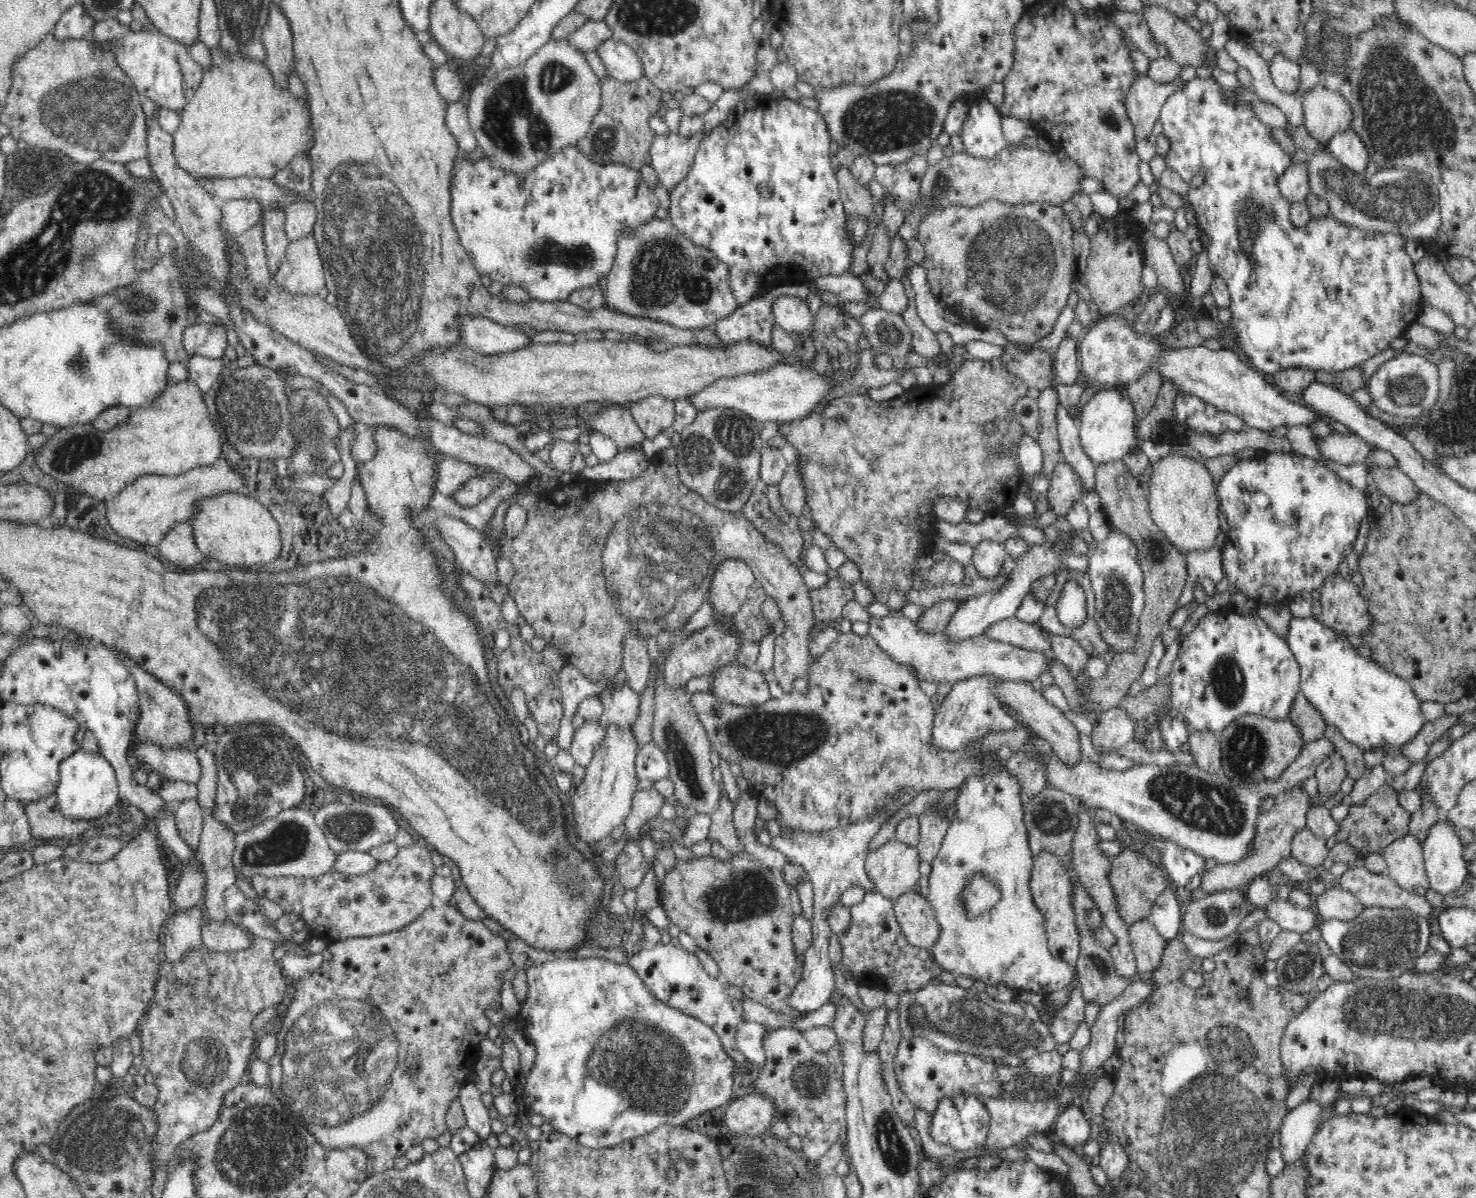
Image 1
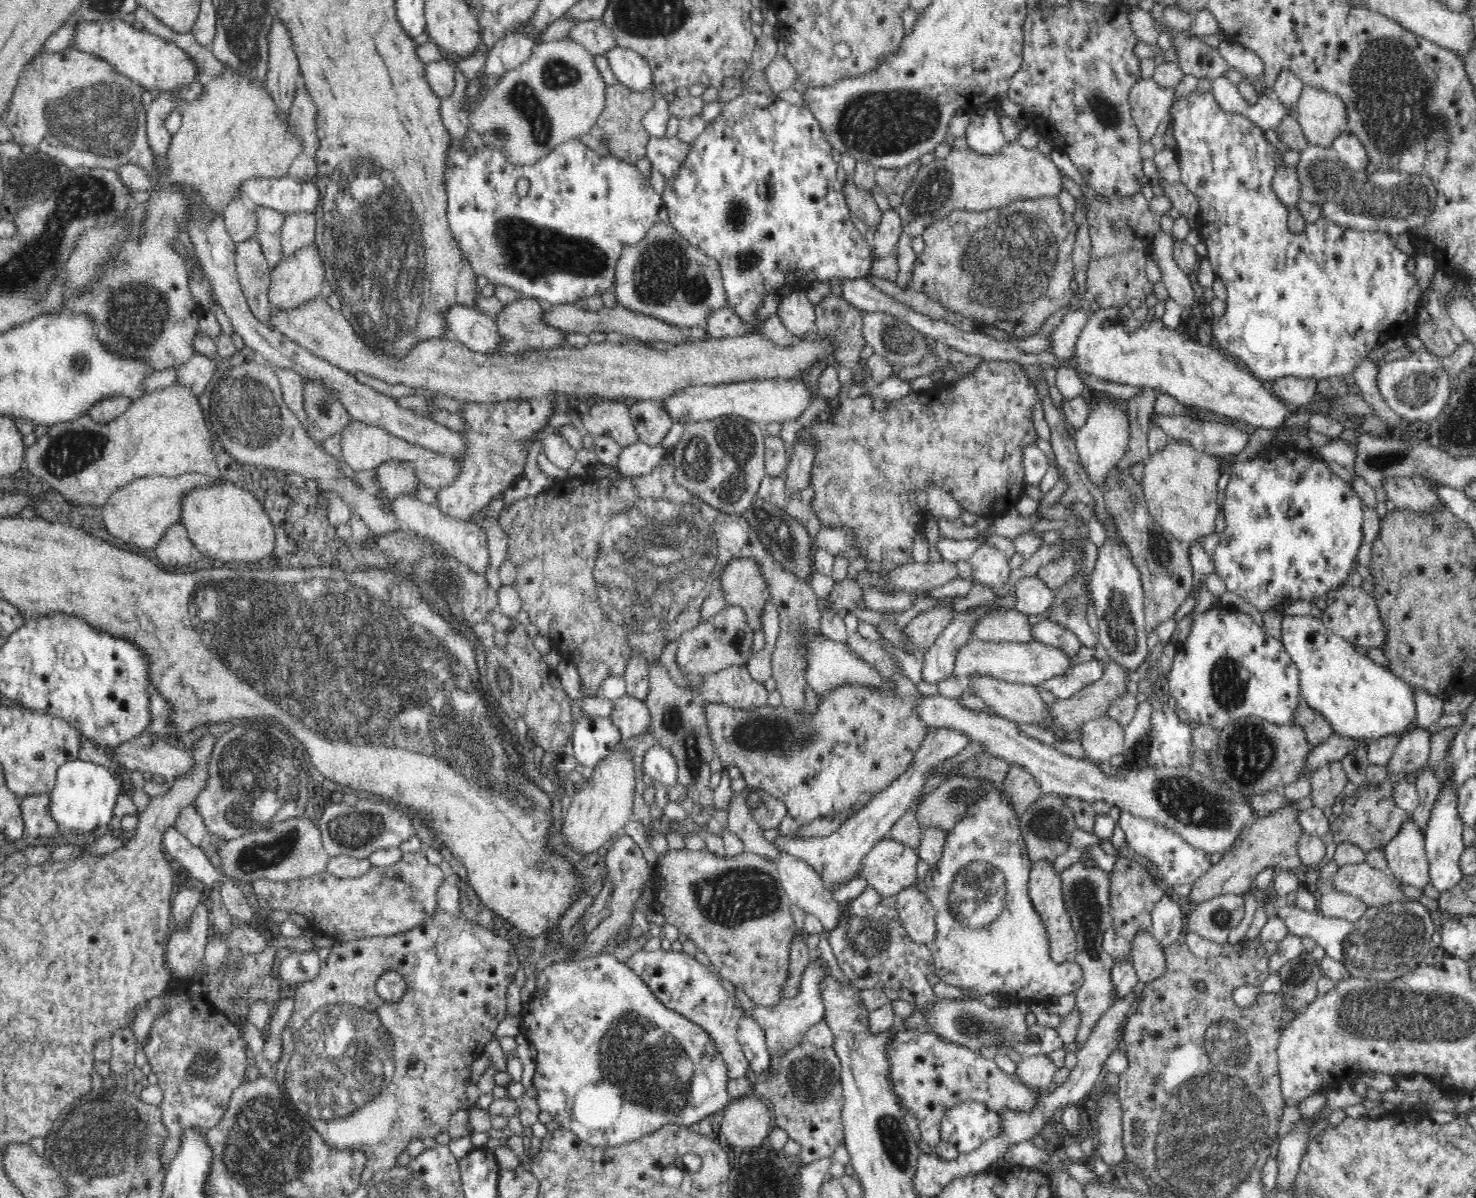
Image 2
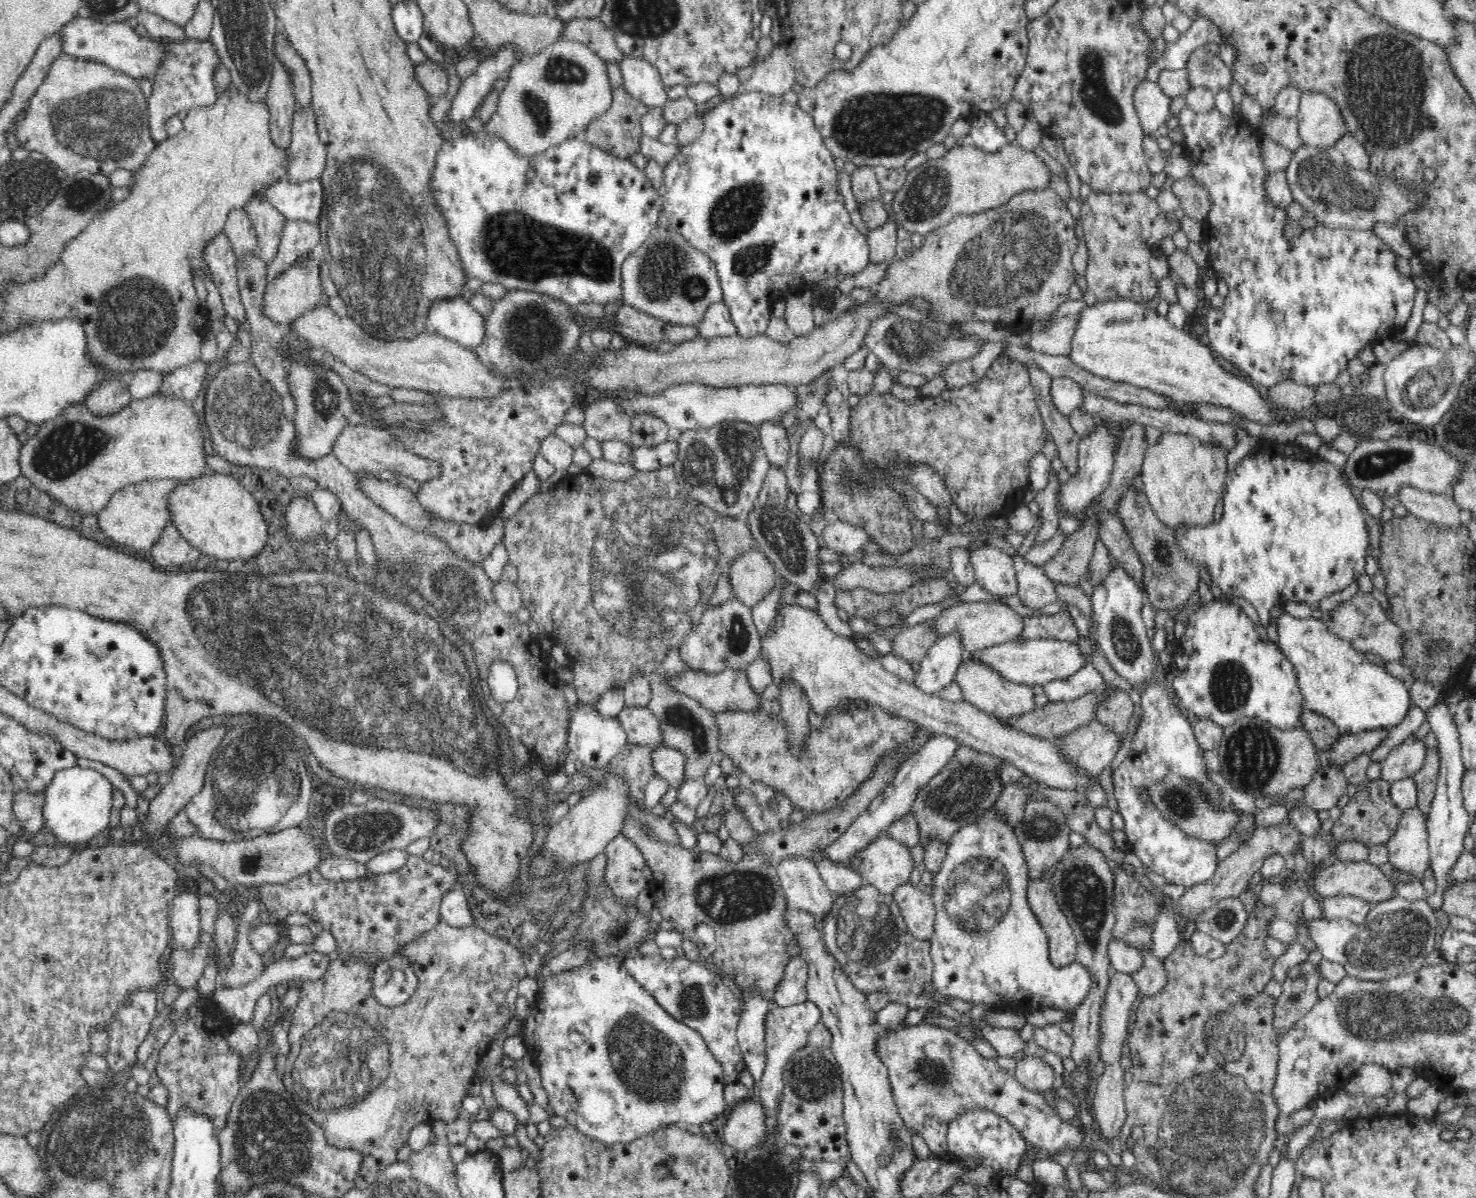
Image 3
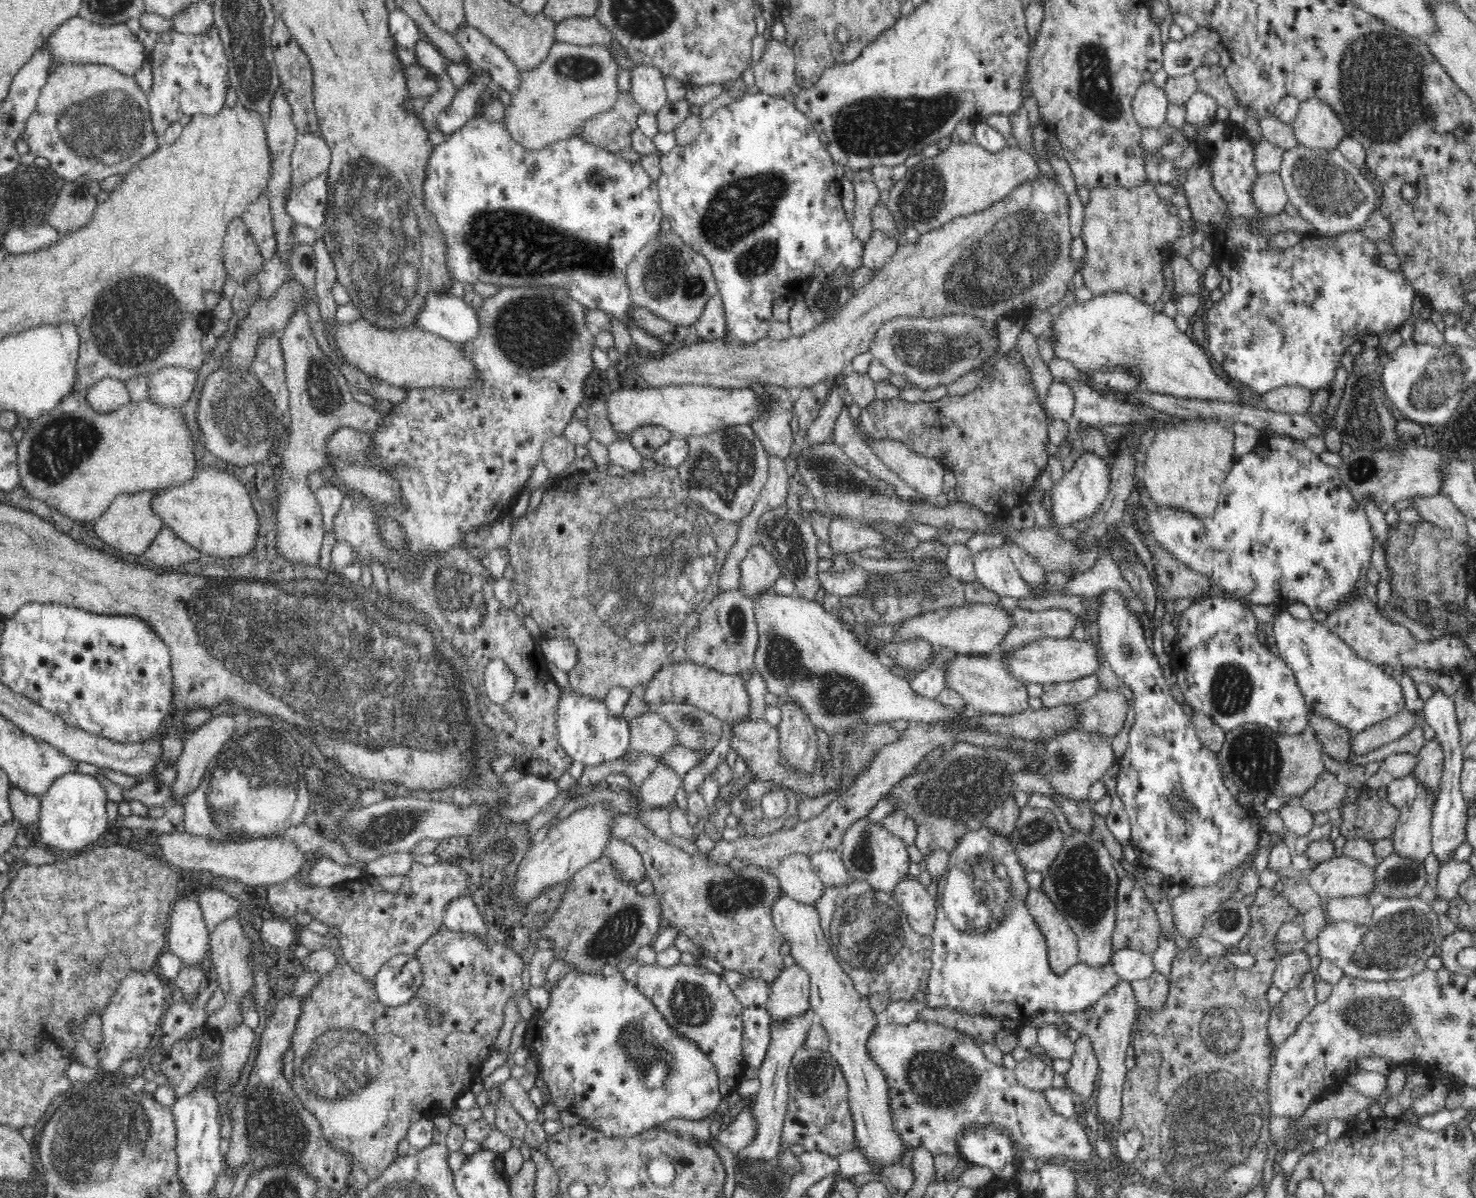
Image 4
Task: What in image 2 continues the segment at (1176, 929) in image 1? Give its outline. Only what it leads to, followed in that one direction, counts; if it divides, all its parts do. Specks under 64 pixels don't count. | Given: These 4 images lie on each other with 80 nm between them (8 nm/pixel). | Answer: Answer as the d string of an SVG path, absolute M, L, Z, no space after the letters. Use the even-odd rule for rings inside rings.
M1163 896L1155 904L1151 917L1150 933L1160 943L1161 950L1165 951L1183 935L1180 905L1172 898Z

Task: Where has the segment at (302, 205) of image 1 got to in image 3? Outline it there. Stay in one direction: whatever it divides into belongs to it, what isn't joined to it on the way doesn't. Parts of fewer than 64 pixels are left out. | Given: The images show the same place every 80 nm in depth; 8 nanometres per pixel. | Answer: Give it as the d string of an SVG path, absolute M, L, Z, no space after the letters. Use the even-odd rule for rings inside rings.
M287 219L282 227L281 241L272 262L266 264L267 283L280 278L298 256L317 251L321 244L320 227L316 223Z

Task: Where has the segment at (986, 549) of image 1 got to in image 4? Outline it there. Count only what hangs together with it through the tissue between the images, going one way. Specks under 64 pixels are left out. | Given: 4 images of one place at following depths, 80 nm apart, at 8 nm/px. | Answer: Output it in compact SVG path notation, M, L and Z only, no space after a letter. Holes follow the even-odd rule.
M998 547L994 550L982 550L980 553L974 555L973 567L975 568L975 573L977 580L980 581L986 588L990 588L994 592L1000 594L1000 596L1012 596L1012 598L1028 598L1028 596L1038 596L1030 595L1032 594L1032 588L1030 585L1020 576L1019 570L1016 568L1016 565L1011 560L1011 556L1007 551L1004 551L1001 547Z

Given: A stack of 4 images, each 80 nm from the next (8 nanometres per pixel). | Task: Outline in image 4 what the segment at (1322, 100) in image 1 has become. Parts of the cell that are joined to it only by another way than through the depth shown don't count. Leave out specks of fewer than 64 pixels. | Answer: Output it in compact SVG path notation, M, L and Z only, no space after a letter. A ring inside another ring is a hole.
M1306 99L1299 104L1292 128L1299 145L1324 154L1335 153L1340 142L1347 137L1334 109L1318 99Z

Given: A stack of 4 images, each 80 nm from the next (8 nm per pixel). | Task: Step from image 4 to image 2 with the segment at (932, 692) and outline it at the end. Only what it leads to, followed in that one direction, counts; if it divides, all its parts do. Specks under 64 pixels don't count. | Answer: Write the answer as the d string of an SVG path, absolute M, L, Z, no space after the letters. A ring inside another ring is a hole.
M957 614L923 655L922 681L938 686L953 674L957 651L970 640L977 616Z

